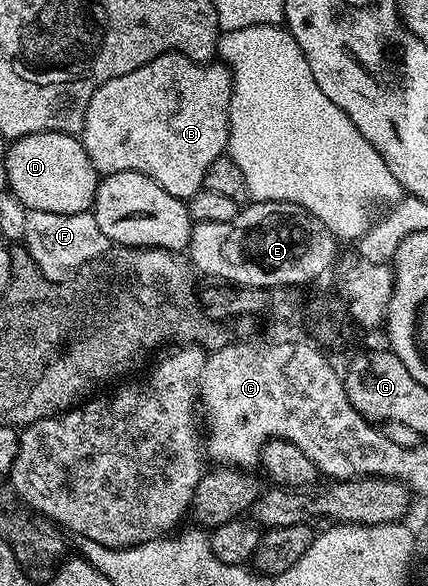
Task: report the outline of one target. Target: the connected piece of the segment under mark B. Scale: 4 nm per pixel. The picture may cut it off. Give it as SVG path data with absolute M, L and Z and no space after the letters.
M168 52L143 66L139 66L139 70L131 70L131 74L111 78L111 82L103 82L103 86L96 88L91 94L91 102L87 102L87 110L83 118L79 139L81 145L87 150L87 158L91 158L91 166L95 166L95 170L101 176L110 176L120 172L138 172L147 178L151 178L163 190L167 190L167 194L188 201L190 196L202 191L205 175L211 166L211 162L215 162L219 157L226 155L229 147L229 103L231 102L231 94L232 74L225 64L221 62L198 62L187 58L181 52Z

